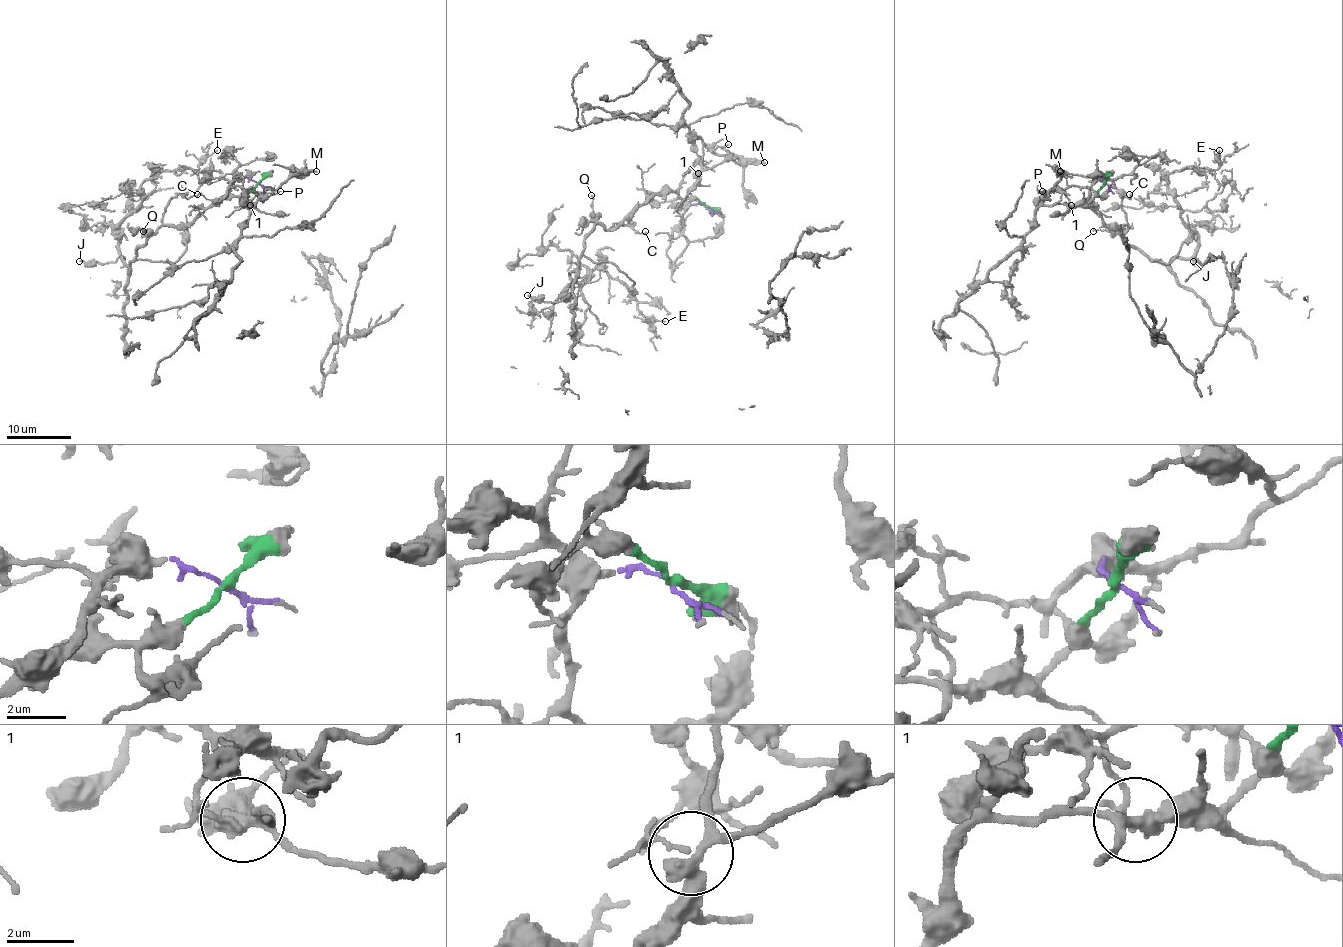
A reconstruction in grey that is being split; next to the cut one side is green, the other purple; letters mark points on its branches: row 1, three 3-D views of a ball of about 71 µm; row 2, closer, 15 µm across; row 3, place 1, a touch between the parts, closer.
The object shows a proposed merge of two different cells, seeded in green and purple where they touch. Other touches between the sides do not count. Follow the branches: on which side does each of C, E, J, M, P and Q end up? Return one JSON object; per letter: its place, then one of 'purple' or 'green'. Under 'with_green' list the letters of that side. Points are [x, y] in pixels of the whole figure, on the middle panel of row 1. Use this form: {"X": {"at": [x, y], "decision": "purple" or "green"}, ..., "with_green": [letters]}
{"C": {"at": [645, 231], "decision": "purple"}, "E": {"at": [665, 321], "decision": "purple"}, "J": {"at": [527, 295], "decision": "purple"}, "M": {"at": [764, 162], "decision": "green"}, "P": {"at": [728, 144], "decision": "green"}, "Q": {"at": [591, 195], "decision": "purple"}, "with_green": ["M", "P"]}

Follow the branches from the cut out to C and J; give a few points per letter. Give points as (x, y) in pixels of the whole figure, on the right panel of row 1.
C: (1105, 182), (1100, 178), (1090, 192), (1092, 207), (1106, 223), (1124, 225), (1121, 200), (1129, 194)
J: (1105, 182), (1092, 186), (1092, 207), (1127, 226), (1126, 243), (1165, 264), (1199, 264), (1192, 260)

